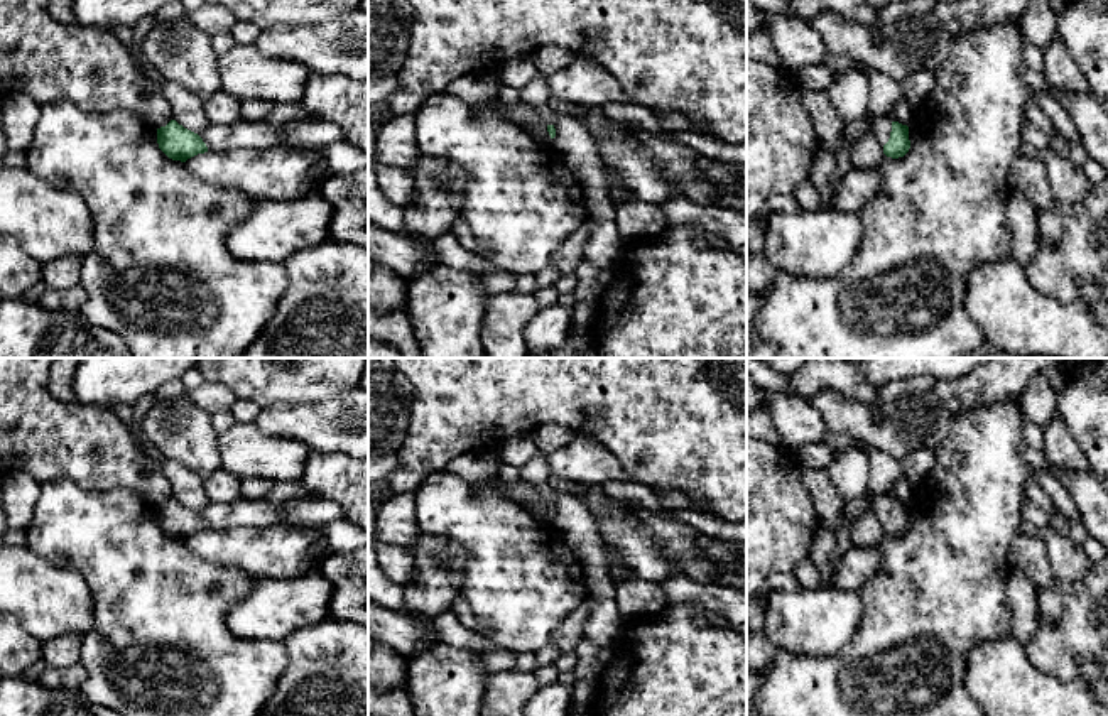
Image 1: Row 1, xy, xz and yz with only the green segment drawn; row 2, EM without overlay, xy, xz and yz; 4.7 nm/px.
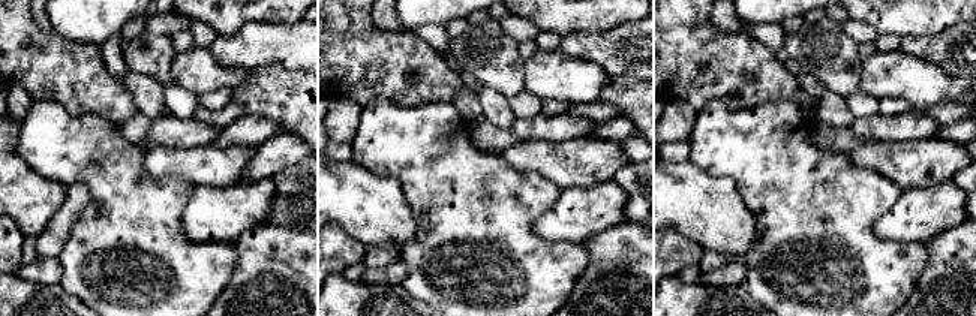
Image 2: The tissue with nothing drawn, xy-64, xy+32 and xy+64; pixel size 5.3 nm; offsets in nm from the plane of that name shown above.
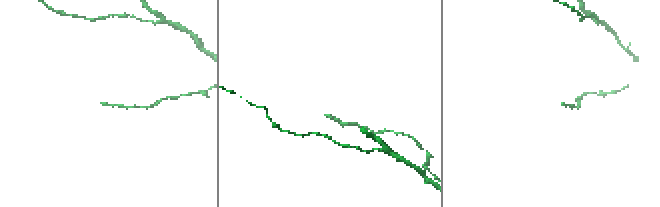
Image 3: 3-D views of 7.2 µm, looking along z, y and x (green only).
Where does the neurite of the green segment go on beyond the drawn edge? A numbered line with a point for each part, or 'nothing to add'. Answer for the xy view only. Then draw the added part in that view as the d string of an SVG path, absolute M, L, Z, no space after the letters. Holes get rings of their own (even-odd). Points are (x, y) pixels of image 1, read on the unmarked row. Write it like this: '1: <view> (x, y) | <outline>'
nothing to add

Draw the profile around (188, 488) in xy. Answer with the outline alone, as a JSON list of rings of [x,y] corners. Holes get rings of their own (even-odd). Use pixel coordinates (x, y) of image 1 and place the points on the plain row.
[[[164,459],[159,464],[172,488],[172,498],[179,503],[198,513],[211,503],[204,490],[204,480],[199,475],[174,459]]]

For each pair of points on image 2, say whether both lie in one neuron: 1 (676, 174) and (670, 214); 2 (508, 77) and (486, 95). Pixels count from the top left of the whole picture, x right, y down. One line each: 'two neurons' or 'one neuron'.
1: one neuron
2: two neurons

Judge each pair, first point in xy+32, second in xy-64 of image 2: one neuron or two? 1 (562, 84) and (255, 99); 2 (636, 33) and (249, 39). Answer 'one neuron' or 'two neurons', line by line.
1: two neurons
2: one neuron

